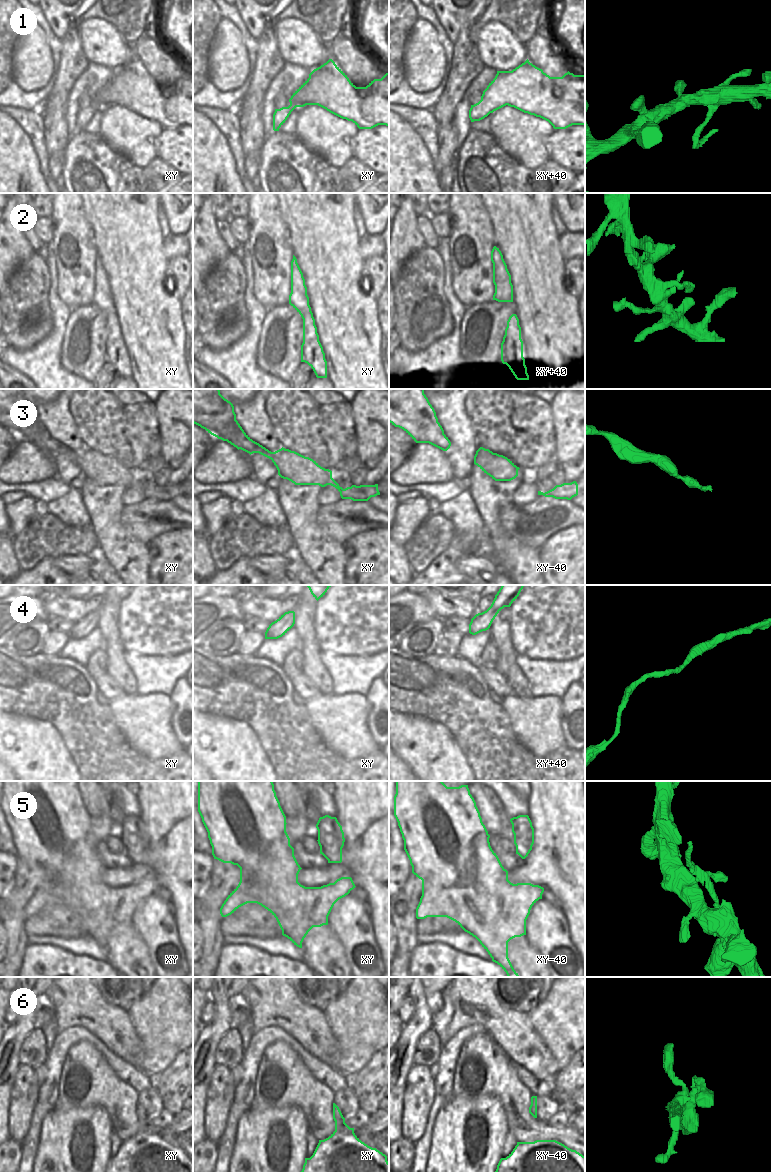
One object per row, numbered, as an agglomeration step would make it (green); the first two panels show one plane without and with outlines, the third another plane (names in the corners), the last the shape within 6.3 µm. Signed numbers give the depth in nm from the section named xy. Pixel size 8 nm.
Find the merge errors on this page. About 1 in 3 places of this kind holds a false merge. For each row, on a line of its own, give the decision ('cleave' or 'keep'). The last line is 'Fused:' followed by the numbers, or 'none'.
1: keep
2: keep
3: keep
4: keep
5: cleave
6: keep
Fused: 5

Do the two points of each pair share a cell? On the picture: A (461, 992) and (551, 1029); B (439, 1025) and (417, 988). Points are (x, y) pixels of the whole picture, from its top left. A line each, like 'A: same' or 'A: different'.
A: different
B: different

